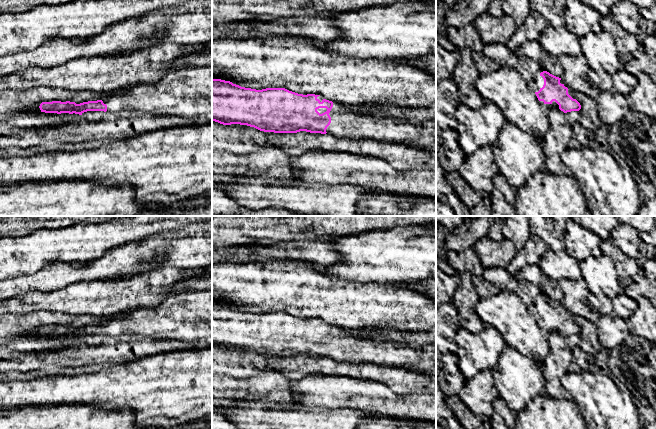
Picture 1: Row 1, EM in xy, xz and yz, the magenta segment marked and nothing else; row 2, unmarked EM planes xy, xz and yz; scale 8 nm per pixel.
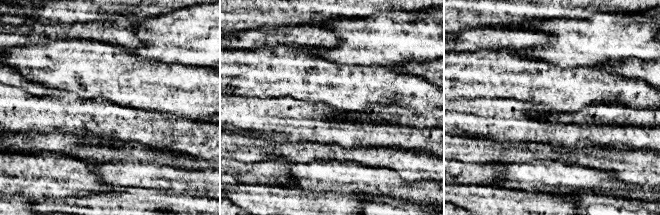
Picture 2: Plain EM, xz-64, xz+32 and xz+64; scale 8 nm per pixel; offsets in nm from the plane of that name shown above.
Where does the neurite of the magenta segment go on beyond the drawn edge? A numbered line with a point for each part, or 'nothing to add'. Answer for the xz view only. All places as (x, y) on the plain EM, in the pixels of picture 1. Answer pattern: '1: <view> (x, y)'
1: xz (346, 345)

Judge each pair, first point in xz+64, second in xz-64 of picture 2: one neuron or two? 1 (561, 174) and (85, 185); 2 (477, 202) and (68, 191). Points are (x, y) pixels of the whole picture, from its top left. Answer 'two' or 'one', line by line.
1: two
2: two

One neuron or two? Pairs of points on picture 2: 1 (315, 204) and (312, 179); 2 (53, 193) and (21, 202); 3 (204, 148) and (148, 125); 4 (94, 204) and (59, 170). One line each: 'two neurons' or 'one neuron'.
1: two neurons
2: two neurons
3: one neuron
4: two neurons

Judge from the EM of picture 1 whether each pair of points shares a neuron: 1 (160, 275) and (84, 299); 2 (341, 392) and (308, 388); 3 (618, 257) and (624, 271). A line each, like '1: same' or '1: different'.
1: same
2: same
3: same

